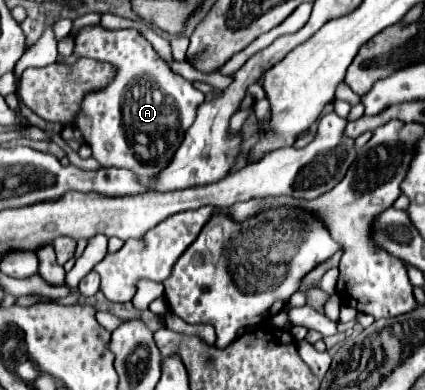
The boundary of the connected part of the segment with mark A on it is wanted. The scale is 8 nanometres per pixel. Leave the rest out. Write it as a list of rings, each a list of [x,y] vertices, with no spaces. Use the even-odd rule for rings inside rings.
[[[100,25],[84,27],[80,35],[76,35],[74,53],[78,57],[110,61],[118,67],[116,79],[106,89],[84,97],[74,125],[84,133],[92,157],[100,161],[102,167],[128,169],[148,187],[152,179],[168,167],[168,161],[172,161],[186,129],[194,123],[196,107],[204,101],[204,93],[194,89],[184,77],[172,73],[136,29],[108,31]]]

